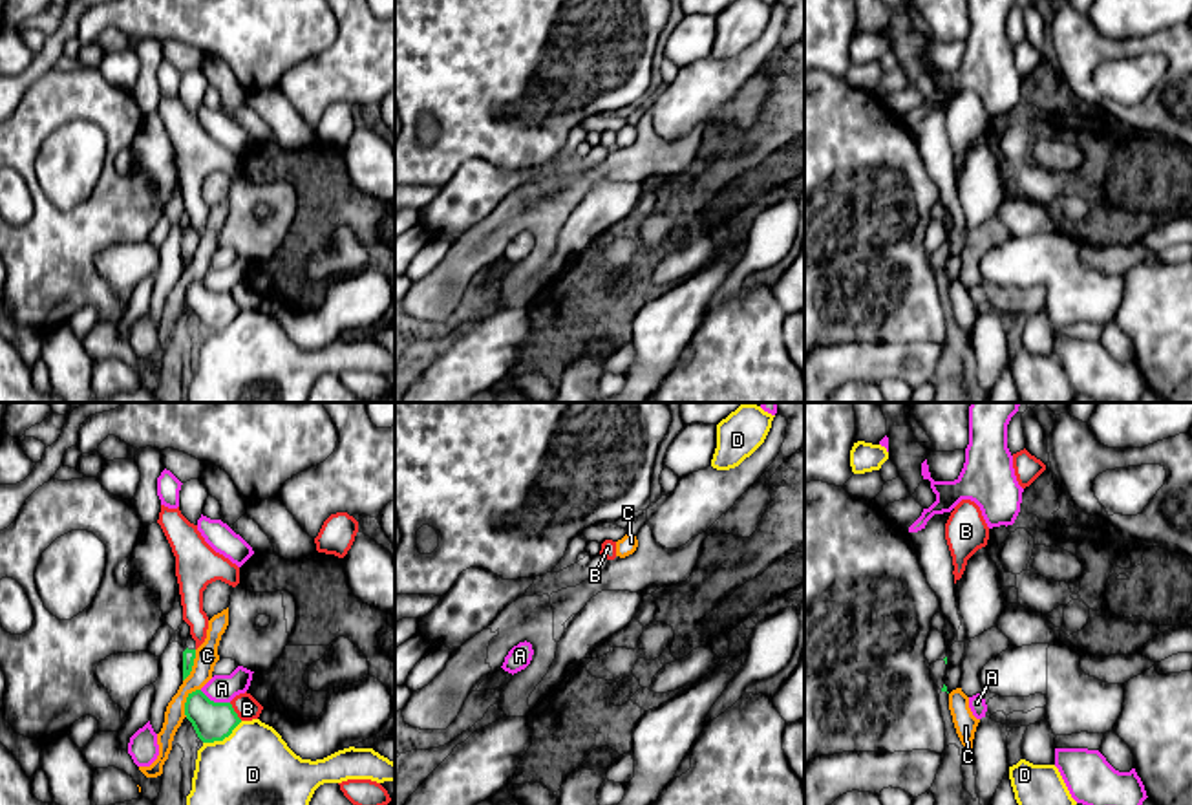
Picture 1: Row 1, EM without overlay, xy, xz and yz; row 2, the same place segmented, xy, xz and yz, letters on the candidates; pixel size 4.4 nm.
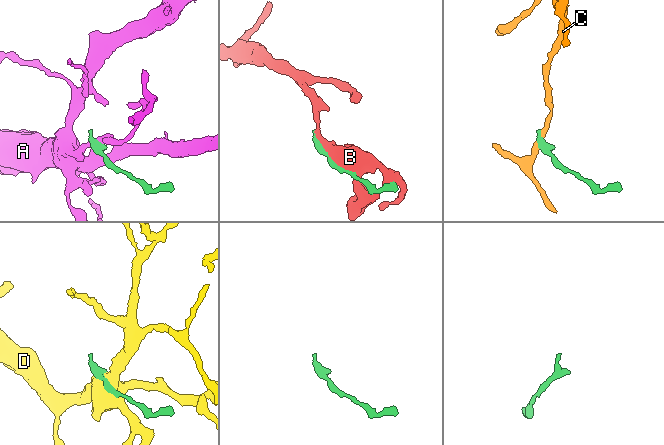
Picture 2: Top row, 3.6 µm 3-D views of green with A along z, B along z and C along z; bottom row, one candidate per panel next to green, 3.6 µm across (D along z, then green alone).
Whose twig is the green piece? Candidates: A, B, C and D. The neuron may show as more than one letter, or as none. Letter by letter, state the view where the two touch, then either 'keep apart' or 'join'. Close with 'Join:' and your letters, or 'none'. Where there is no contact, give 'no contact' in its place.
A: xy | keep apart
B: xy | keep apart
C: xy | keep apart
D: xy | keep apart
Join: none

